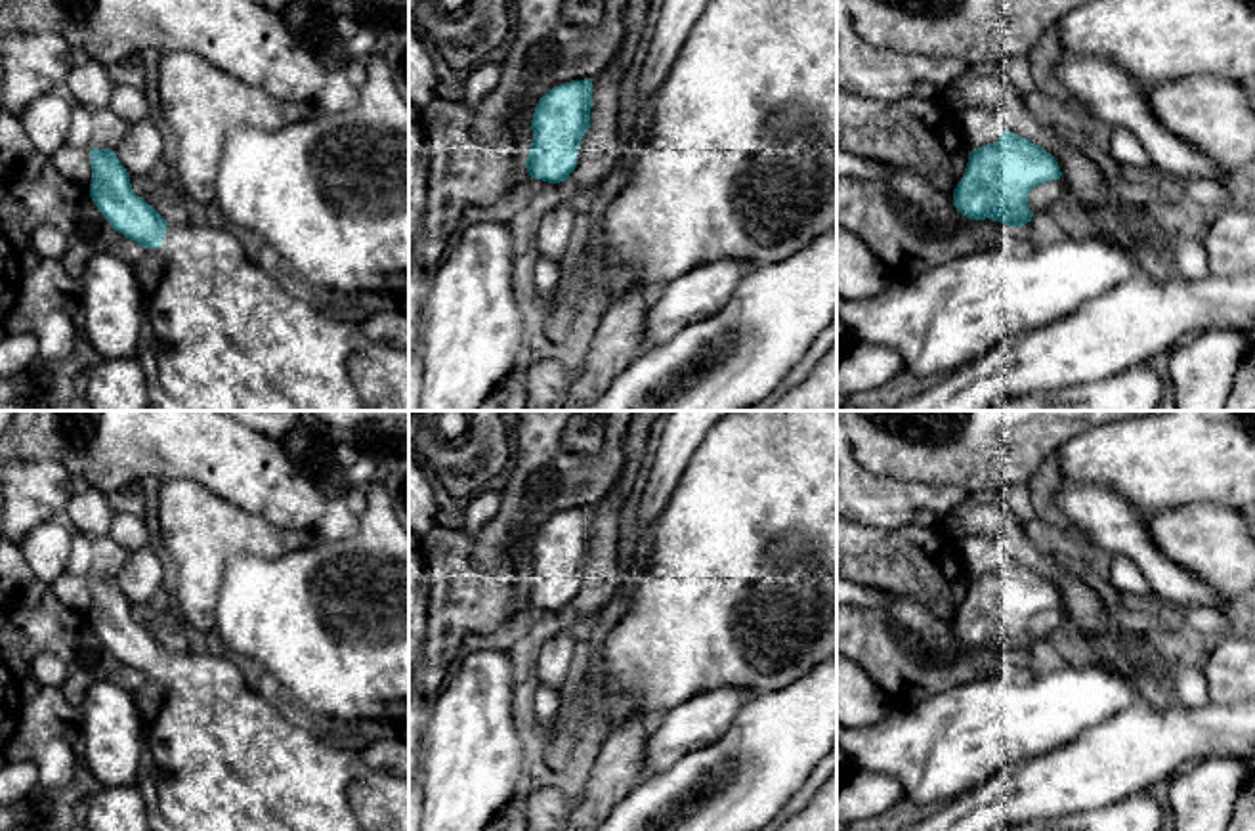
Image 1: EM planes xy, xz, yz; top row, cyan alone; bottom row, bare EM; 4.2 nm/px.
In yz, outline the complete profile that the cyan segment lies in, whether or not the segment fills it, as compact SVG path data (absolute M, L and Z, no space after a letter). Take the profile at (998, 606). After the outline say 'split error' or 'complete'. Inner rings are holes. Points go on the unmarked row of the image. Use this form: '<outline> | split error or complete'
M1003 558L999 567L968 579L953 634L970 648L997 648L1009 655L1032 650L1030 619L1060 607L1058 590L1043 575Z | complete

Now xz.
M592 506L548 518L537 531L525 596L531 606L560 611L577 594L577 579L590 556Z | complete

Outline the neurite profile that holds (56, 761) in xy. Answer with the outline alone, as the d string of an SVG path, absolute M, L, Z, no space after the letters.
M63 739L36 743L32 762L44 787L78 787L82 768L74 747Z

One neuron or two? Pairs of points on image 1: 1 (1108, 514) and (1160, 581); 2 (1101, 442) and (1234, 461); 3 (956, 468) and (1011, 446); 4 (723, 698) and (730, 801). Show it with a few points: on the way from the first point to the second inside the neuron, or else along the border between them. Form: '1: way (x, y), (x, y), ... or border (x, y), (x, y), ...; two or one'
1: way (1124, 532), (1154, 564); one
2: way (1133, 457), (1202, 457); one
3: way (969, 455), (978, 446), (998, 446); one
4: border (753, 696), (711, 742), (686, 755); two

